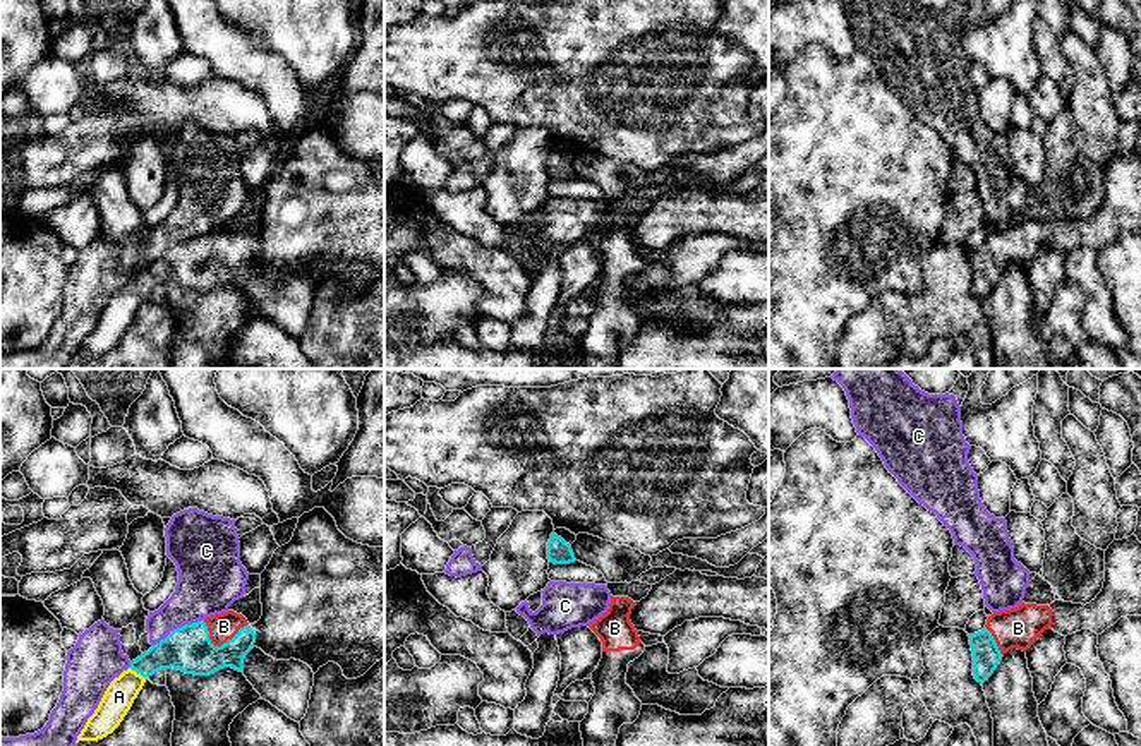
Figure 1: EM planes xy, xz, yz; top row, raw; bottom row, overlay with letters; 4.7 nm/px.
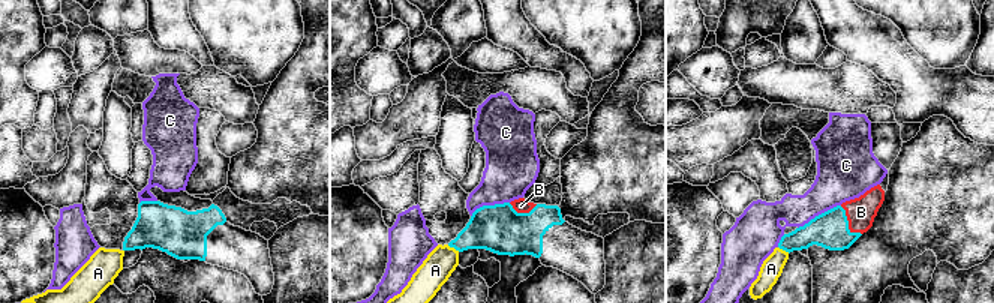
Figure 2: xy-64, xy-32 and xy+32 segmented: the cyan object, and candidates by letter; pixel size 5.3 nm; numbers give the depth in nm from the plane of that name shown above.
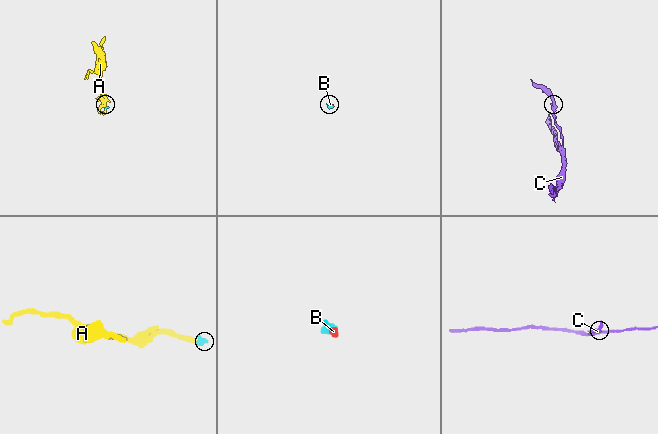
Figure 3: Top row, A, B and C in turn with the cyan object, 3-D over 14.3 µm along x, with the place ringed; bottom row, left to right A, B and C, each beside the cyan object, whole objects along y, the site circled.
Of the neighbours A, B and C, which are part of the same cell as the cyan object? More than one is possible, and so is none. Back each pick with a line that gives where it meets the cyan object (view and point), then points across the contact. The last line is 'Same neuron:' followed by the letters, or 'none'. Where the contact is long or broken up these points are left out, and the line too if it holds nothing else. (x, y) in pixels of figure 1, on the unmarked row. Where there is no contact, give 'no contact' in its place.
A: contact xy (138, 288); way xy (184, 264), (156, 273), (138, 288), (119, 312)
B: contact xy (222, 261)
Same neuron: A, B

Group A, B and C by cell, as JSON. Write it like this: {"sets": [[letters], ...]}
{"sets": [["A", "B"], ["C"]]}

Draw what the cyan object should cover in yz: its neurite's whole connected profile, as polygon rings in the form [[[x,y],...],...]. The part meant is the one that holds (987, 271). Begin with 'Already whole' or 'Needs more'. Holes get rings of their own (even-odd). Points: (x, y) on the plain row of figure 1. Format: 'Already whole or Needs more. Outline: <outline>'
Needs more. Outline: [[[1134,149],[1127,154],[1114,156],[1105,166],[1103,204],[1090,220],[1083,221],[1055,216],[1050,221],[1036,221],[1023,218],[1016,225],[988,232],[981,247],[968,250],[973,268],[973,292],[983,300],[1009,266],[1017,264],[1026,268],[1045,245],[1052,244],[1062,252],[1081,245],[1091,245],[1093,249],[1102,250],[1126,232],[1141,232],[1141,158]]]

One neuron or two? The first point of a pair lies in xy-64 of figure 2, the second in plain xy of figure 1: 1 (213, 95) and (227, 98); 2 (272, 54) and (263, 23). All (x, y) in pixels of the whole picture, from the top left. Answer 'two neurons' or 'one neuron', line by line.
1: one neuron
2: one neuron

